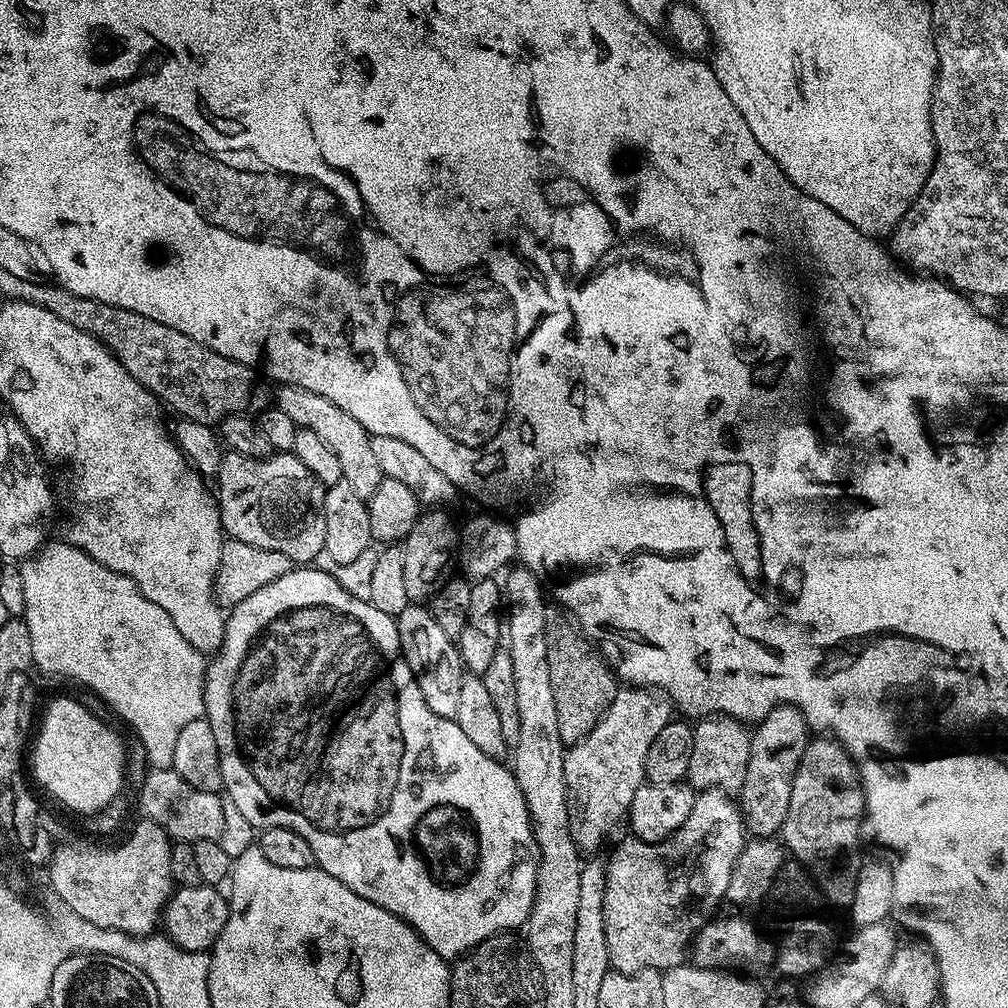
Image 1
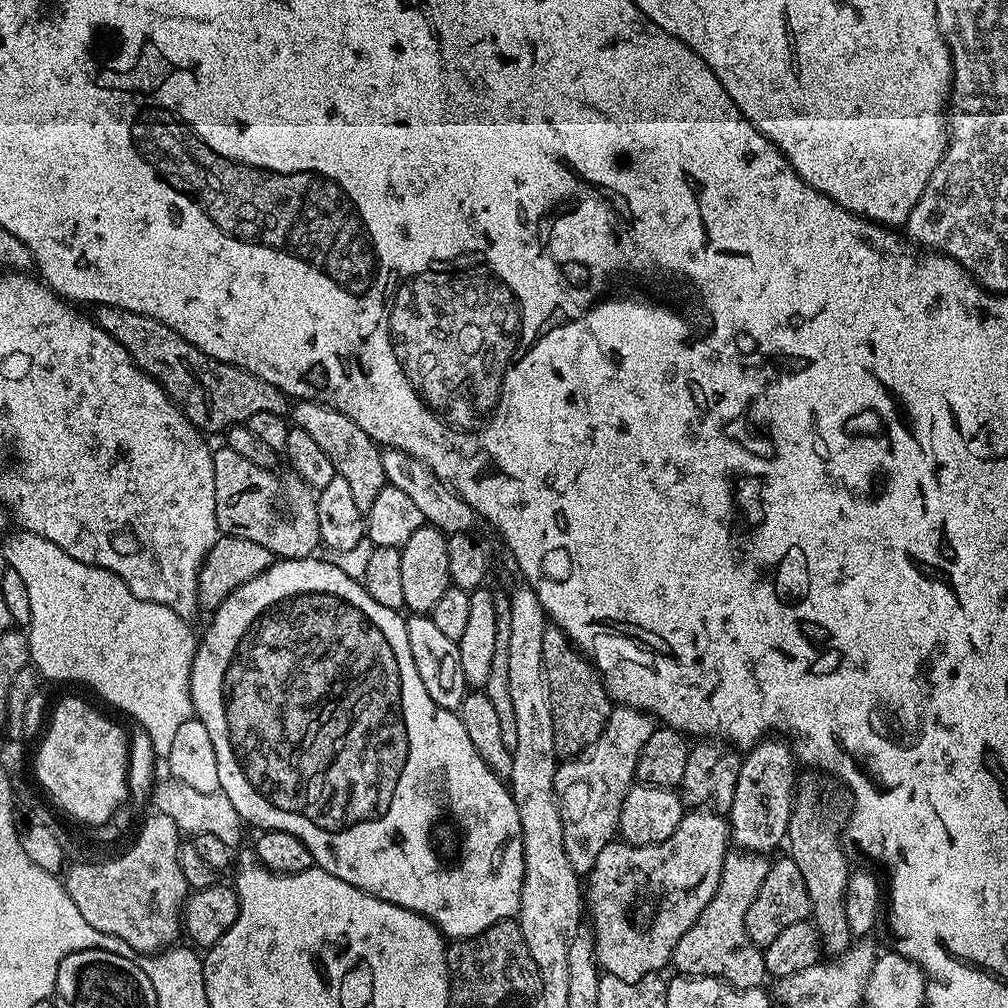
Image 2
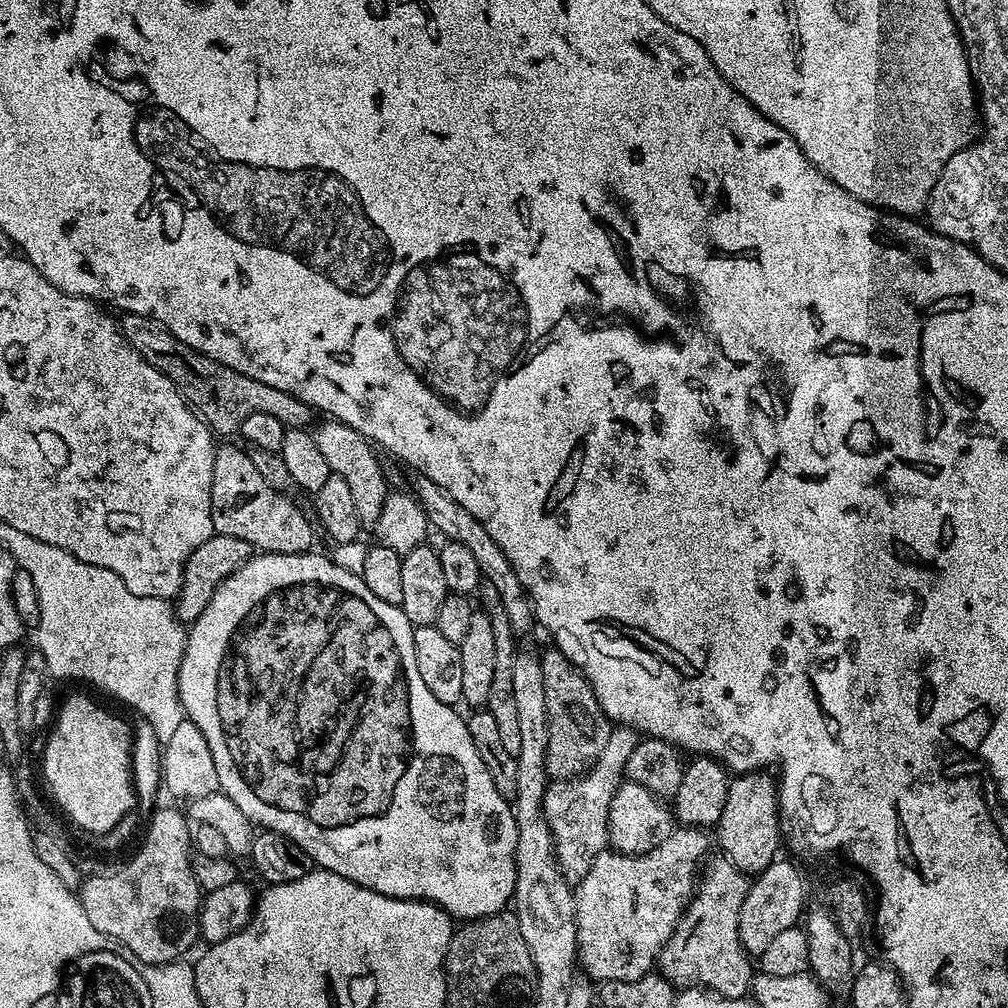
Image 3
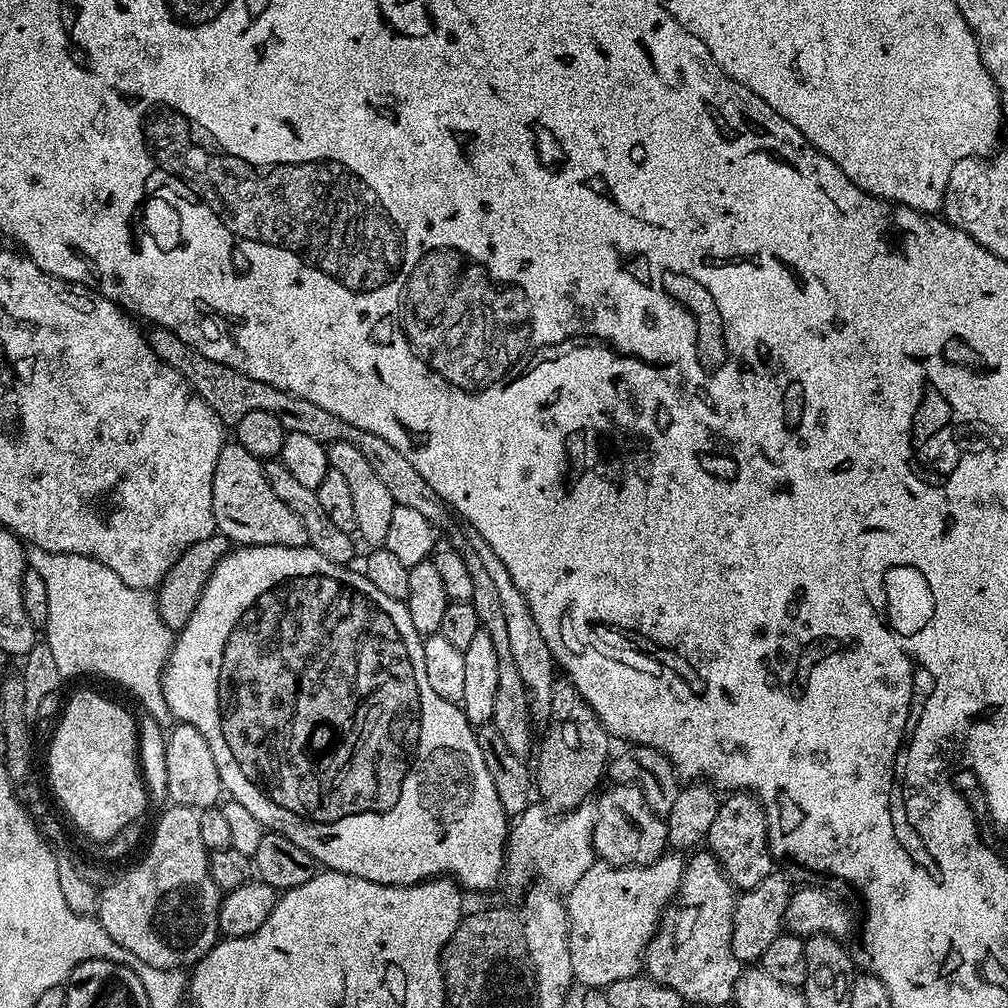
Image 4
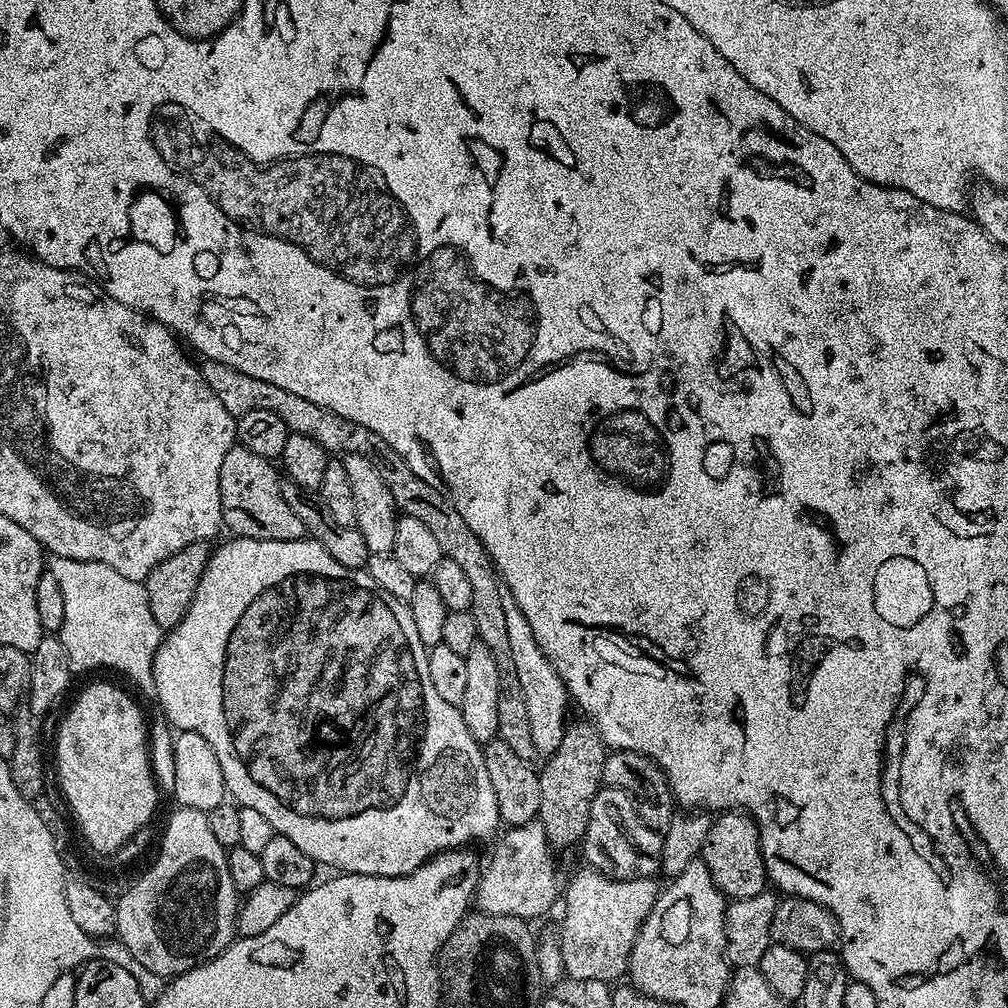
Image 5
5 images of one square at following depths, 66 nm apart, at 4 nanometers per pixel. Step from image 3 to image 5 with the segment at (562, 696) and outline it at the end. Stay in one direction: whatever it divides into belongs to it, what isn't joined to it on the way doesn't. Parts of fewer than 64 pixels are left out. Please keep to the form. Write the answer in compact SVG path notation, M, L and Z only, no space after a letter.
M584 718L579 719L576 721L573 719L565 727L564 737L558 746L558 750L554 750L554 754L543 761L544 768L541 767L539 769L542 802L540 803L538 823L543 826L549 844L556 850L560 850L560 848L572 848L575 844L577 847L577 844L583 841L586 822L590 814L590 802L594 802L594 794L598 794L598 790L604 784L602 766L604 765L606 755L605 742L591 722Z

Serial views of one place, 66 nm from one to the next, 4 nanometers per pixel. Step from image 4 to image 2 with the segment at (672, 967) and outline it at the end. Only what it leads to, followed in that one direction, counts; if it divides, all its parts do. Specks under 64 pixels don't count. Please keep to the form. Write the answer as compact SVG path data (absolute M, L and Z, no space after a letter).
M729 850L724 859L724 869L714 898L698 914L694 926L682 934L672 955L677 973L686 976L713 976L733 984L735 988L759 988L768 976L763 951L746 934L746 910L754 902L754 894L766 882L770 860L762 852Z

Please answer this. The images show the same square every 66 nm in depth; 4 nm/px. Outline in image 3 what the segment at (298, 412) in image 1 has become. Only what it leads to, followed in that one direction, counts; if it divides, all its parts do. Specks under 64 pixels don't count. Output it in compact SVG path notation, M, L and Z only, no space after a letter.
M324 418L320 429L315 429L314 435L318 442L318 450L326 457L326 462L330 462L333 473L342 477L350 486L361 525L376 525L378 516L382 514L382 502L386 502L388 497L390 485L384 477L384 468L376 457L377 449L373 441L366 439L361 432L354 430L349 424L331 418Z

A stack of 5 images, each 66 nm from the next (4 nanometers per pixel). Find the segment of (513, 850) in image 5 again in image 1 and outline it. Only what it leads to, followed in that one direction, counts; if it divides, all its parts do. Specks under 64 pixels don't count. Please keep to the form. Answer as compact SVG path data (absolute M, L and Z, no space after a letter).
M624 686L604 717L564 754L564 785L568 795L570 834L581 854L596 854L616 823L628 814L634 794L645 784L646 754L654 738L674 719L674 705L663 691Z

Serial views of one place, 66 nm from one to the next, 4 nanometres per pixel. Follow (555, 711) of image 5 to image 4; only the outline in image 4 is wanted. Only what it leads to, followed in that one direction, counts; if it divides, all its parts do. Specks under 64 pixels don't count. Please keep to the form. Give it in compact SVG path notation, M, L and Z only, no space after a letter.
M473 535L471 539L471 551L476 552L478 558L482 558L482 566L494 582L499 595L500 605L506 618L506 630L510 637L510 654L514 658L514 666L518 666L518 674L522 674L522 682L528 691L531 715L537 721L547 721L550 714L550 698L554 694L554 686L558 679L558 665L550 654L550 646L546 646L546 638L542 638L542 630L538 630L538 622L534 622L534 614L530 614L526 598L522 598L519 584L514 582L514 578L510 578L510 570L506 570L502 558L498 558L498 554L490 550L490 546L480 536Z

